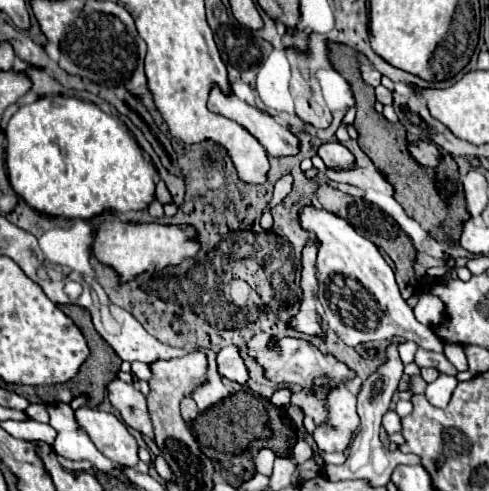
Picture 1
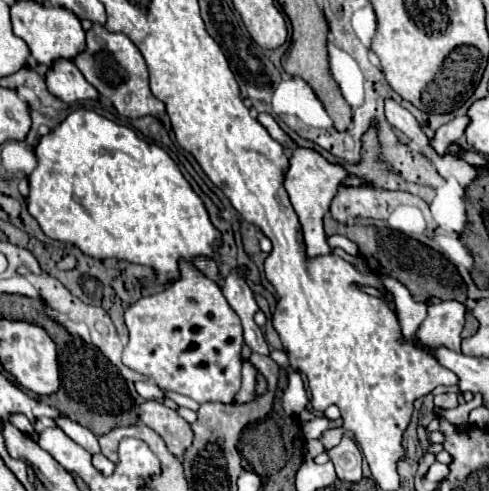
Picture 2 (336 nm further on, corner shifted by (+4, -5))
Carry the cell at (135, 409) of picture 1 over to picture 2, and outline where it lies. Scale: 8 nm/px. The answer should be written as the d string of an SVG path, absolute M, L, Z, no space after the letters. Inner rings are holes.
M144 401L144 405L140 405L138 409L138 419L150 429L154 429L168 445L168 451L178 459L192 443L190 423L176 415L176 411L164 407L160 401Z

